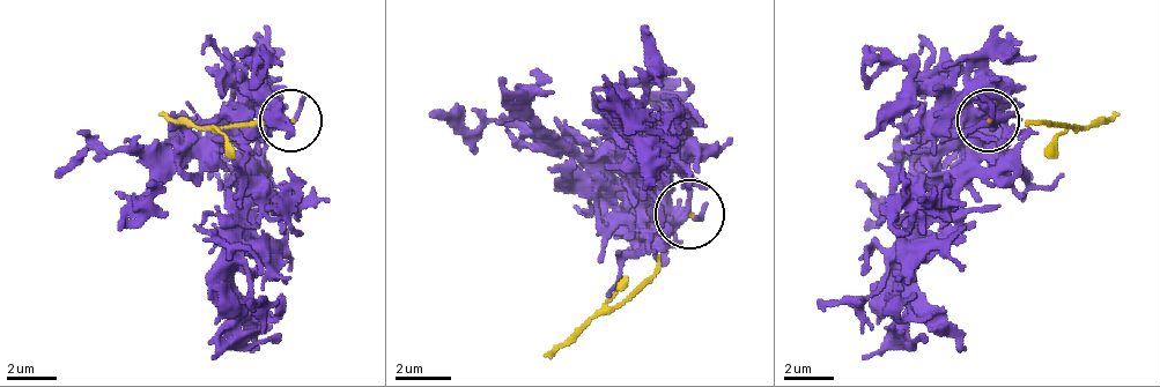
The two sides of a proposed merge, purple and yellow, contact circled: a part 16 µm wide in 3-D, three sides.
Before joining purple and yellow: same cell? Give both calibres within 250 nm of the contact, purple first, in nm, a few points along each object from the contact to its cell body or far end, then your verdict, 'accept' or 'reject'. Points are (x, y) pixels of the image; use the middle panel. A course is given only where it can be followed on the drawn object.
280/40 nm | purple via (688, 211), (667, 225), (647, 218), (640, 170), (605, 73) | yellow via (688, 211), (647, 281), (542, 357) | reject

